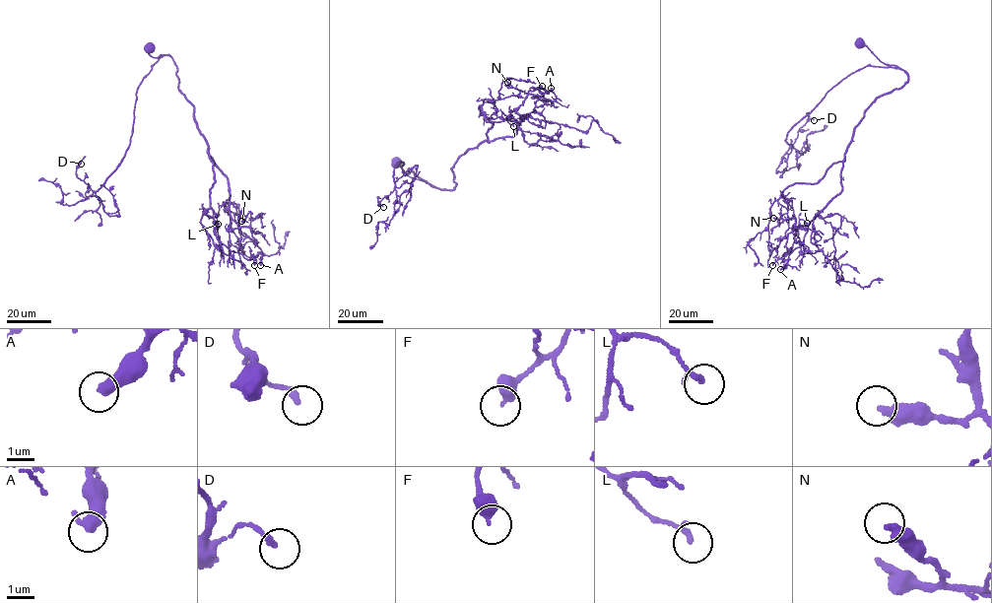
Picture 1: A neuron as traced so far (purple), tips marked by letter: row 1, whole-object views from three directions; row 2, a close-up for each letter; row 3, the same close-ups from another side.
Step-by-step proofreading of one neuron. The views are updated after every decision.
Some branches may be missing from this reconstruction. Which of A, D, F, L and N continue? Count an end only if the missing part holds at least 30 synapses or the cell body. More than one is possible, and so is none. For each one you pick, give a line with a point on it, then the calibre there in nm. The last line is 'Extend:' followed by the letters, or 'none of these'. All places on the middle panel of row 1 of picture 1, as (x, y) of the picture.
Extend: none of these

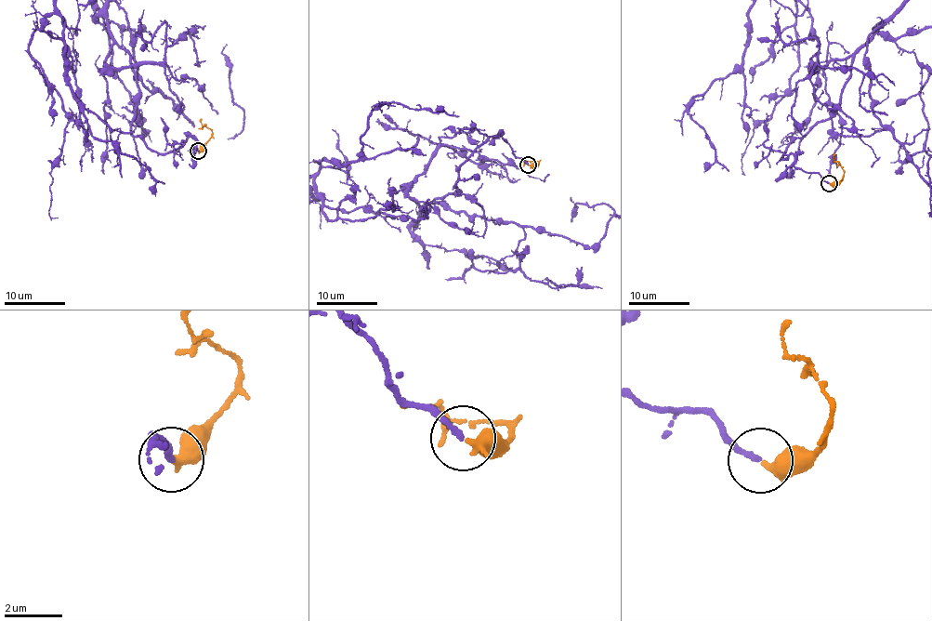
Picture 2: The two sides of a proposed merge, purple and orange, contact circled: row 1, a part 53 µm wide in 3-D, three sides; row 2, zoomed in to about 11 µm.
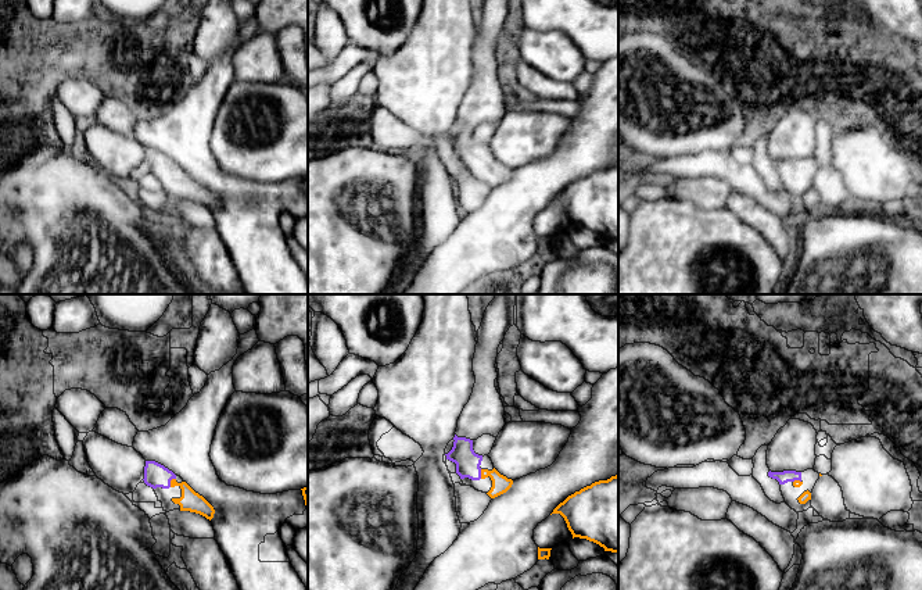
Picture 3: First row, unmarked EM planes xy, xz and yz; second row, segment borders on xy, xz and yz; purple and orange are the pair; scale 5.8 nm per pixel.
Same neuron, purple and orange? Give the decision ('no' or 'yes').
yes

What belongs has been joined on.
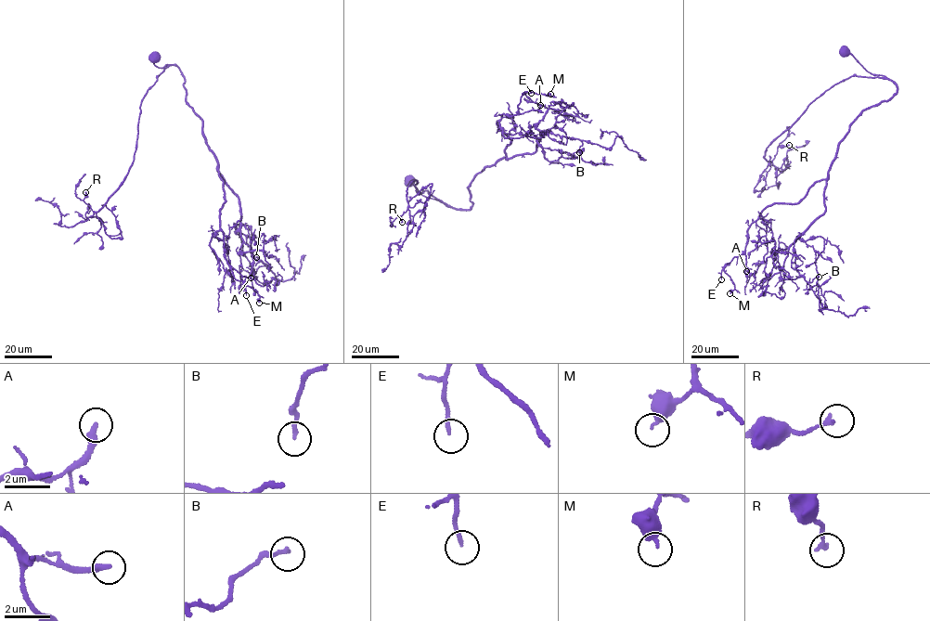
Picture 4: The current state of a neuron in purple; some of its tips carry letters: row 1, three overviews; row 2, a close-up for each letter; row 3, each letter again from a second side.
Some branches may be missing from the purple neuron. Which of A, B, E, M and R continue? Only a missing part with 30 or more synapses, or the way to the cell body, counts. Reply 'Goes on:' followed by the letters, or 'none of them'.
Goes on: A

